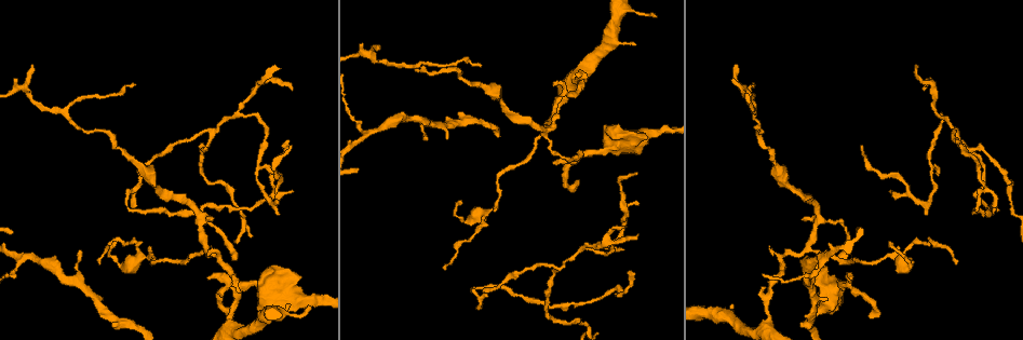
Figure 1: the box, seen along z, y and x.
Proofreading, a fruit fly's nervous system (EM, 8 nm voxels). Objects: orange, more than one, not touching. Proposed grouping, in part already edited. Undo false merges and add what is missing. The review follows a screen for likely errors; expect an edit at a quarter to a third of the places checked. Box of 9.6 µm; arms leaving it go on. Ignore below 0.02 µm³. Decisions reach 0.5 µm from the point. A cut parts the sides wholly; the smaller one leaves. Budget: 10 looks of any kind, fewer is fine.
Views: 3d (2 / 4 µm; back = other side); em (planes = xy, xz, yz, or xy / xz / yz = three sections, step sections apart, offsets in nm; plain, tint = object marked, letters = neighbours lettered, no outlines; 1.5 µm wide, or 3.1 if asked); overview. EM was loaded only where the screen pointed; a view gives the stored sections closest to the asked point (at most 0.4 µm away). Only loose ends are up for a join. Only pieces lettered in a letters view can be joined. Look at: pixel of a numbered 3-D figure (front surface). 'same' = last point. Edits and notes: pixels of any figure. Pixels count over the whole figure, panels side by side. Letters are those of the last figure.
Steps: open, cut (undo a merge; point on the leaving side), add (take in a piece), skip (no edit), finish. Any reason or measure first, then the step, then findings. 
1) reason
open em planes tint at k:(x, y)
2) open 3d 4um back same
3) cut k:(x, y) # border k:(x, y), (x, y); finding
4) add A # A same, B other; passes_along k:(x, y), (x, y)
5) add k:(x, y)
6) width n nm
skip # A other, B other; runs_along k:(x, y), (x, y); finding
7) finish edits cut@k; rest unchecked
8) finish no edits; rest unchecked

branch point
open 3d 4um at 1:(938, 113)

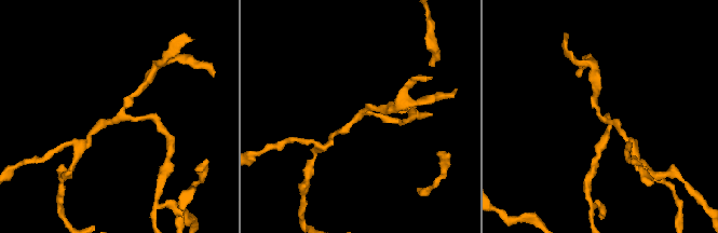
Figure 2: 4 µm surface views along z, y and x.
arms 3
open em planes letters at 2:(601, 115)

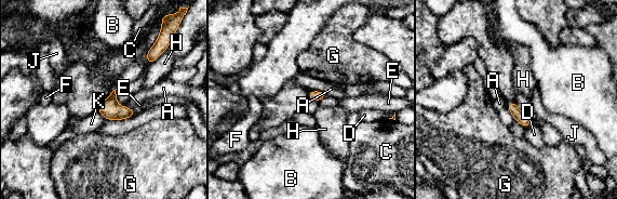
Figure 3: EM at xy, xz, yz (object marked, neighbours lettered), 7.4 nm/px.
skip # A other, B other, C other, D other, E other, F other, G other, H other, J other, K other; border 3:(506, 106), (514, 120); continuous, no second neuron

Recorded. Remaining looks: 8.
open em planes tint at 1:(218, 258)

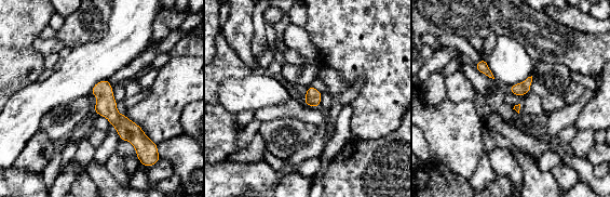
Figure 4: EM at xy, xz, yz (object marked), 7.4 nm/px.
open em planes letters same

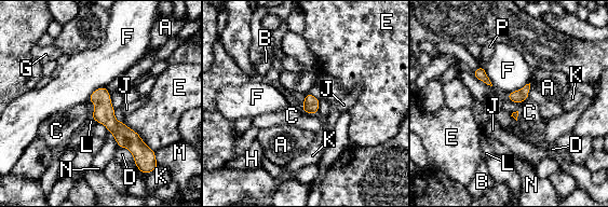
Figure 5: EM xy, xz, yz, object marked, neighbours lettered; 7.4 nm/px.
skip # A other, B other, C other, D other, E other, F other, G other, H other, J other, K other, L other, M other, N other, P other; runs_along 5:(95, 93), (107, 119), (140, 152); all the same neuron

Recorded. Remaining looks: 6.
an open end
open 3d 2um at 1:(114, 242)

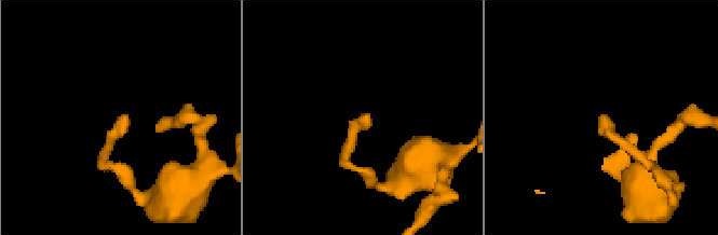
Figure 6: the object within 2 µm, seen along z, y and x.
open em xy step 4 plain at 6:(124, 114)

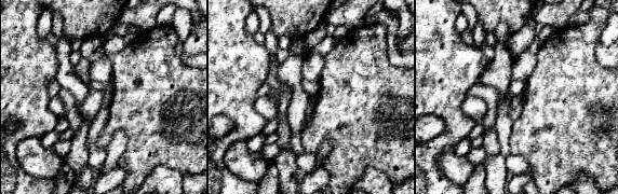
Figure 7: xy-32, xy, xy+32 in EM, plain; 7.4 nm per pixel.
open em xy step 4 letters same

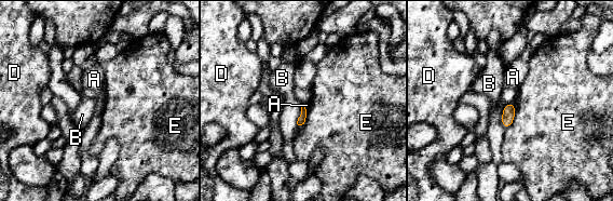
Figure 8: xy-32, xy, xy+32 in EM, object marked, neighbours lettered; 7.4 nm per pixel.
width 60 nm; longest_contact E 200 nm
skip # A other, B other, D other, E other; no lettered piece goes on from it

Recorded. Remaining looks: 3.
tapers out
open 3d 2um at 1:(279, 69)

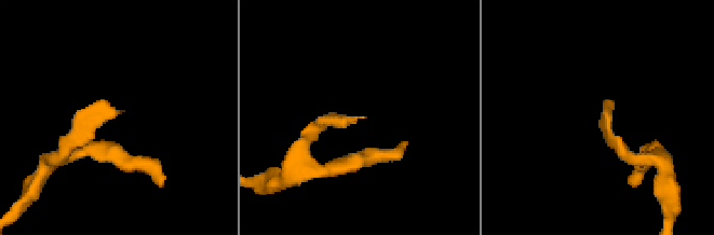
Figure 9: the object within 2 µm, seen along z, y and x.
open em yz step 4 tint at 9:(603, 111)

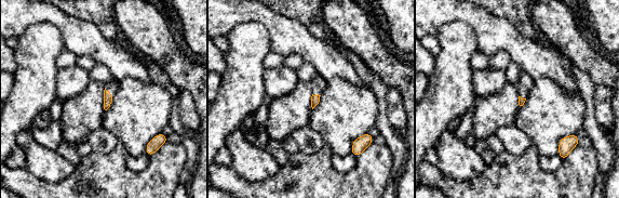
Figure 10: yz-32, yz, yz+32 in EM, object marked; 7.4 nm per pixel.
cut it another way
open em xy step 4 letters same

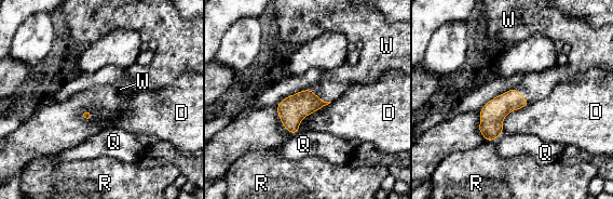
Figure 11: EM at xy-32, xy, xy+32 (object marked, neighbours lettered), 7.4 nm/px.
width 70 nm; longest_contact D 320 nm
add W # D other, Q other, R other, W same; it goes on there

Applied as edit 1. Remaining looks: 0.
finish edits add@11; rest unchecked

